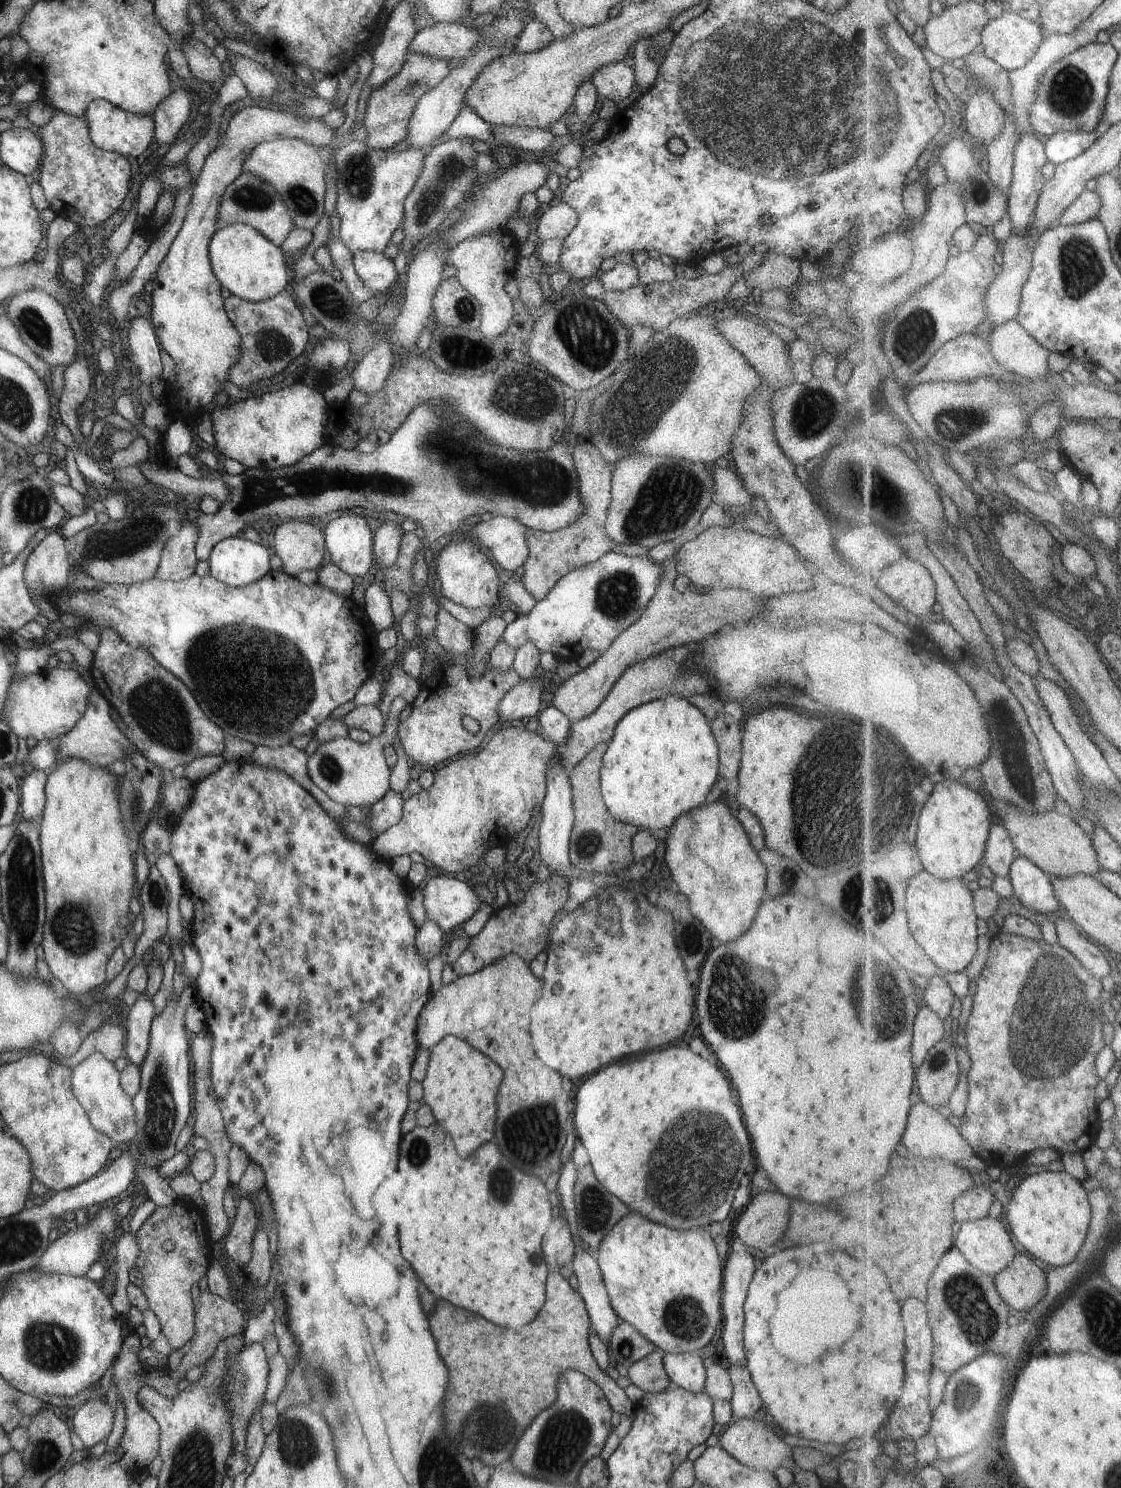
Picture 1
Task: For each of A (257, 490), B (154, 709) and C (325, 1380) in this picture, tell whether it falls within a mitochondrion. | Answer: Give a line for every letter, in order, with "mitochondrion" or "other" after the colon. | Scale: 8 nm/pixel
A: mitochondrion
B: mitochondrion
C: mitochondrion

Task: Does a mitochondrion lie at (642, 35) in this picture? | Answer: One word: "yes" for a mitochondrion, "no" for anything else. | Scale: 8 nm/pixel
no

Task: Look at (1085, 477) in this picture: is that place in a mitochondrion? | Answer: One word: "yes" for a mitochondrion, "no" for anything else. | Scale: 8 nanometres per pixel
no

